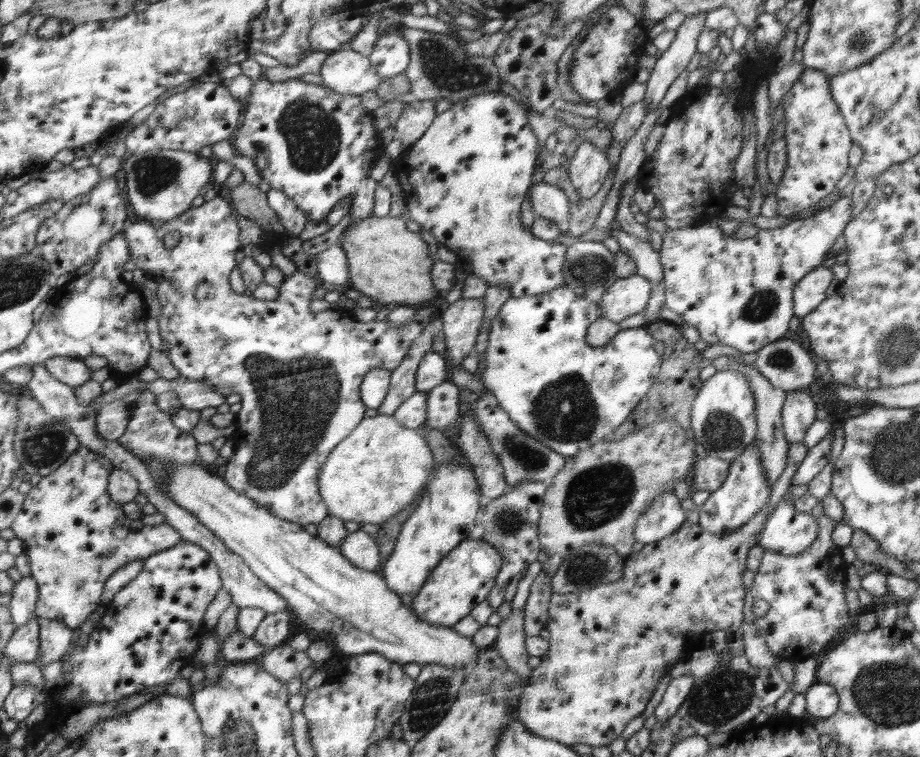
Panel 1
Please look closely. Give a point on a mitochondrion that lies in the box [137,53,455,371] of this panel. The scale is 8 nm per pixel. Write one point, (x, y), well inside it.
(313, 137)

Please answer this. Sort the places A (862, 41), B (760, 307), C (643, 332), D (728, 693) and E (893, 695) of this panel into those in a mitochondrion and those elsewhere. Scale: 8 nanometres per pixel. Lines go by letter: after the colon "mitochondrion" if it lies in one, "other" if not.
A: mitochondrion
B: mitochondrion
C: other
D: mitochondrion
E: mitochondrion

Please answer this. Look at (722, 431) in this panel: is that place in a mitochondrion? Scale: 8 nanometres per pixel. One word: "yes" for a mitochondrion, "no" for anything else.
yes

